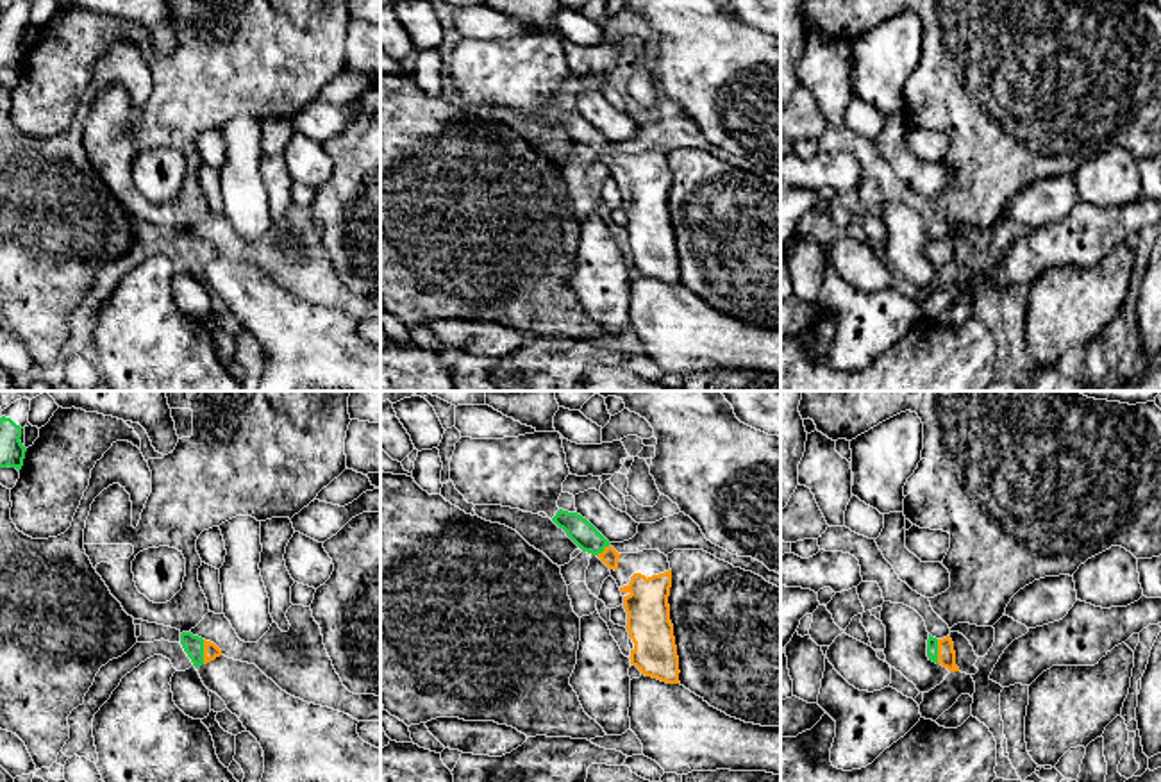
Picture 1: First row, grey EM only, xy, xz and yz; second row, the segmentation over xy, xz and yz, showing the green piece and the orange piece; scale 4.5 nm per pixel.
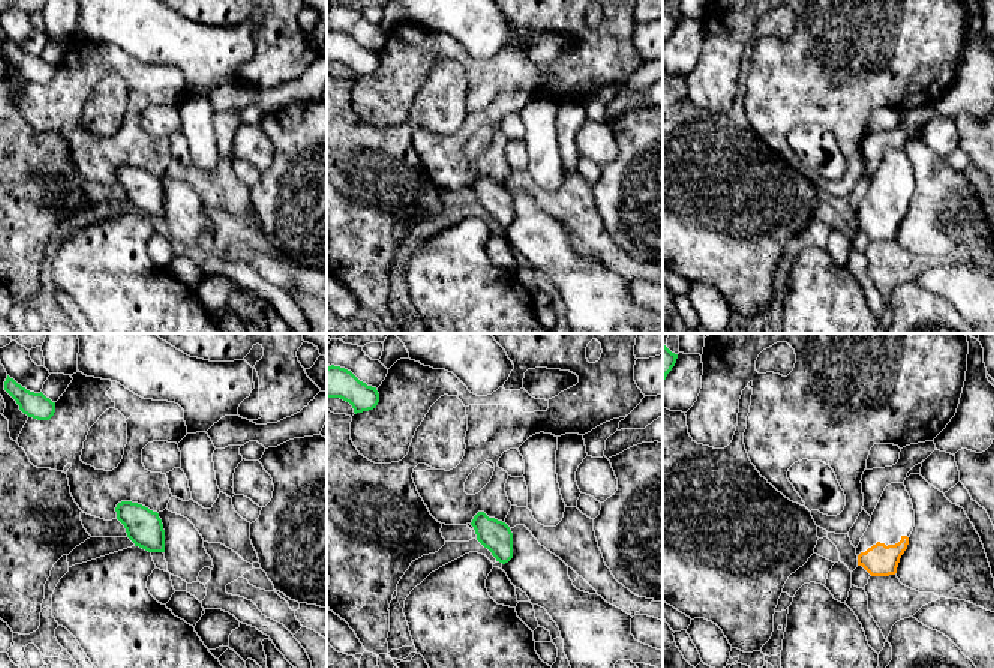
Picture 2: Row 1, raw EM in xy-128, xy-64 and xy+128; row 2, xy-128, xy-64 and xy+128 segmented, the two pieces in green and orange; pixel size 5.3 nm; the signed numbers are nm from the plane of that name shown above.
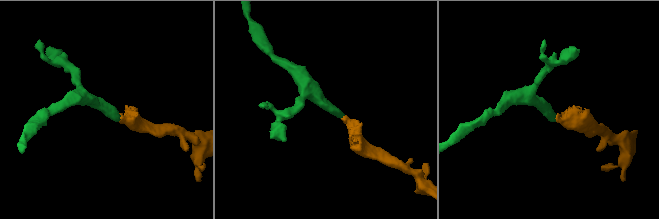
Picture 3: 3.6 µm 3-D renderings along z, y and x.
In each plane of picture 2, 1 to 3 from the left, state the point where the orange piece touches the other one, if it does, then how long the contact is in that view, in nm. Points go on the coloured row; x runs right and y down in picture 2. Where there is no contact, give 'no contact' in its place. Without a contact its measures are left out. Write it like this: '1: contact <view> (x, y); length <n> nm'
1: no contact
2: no contact
3: no contact

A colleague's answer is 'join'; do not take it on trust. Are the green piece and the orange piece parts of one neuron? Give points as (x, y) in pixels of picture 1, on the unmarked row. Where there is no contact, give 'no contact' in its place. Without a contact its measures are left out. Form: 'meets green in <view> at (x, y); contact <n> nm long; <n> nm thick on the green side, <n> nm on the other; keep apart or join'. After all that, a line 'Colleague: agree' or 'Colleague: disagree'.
meets green in xy at (202, 252); contact 110 nm long; 90 nm thick on the green side, 70 nm on the other; join
Colleague: agree

